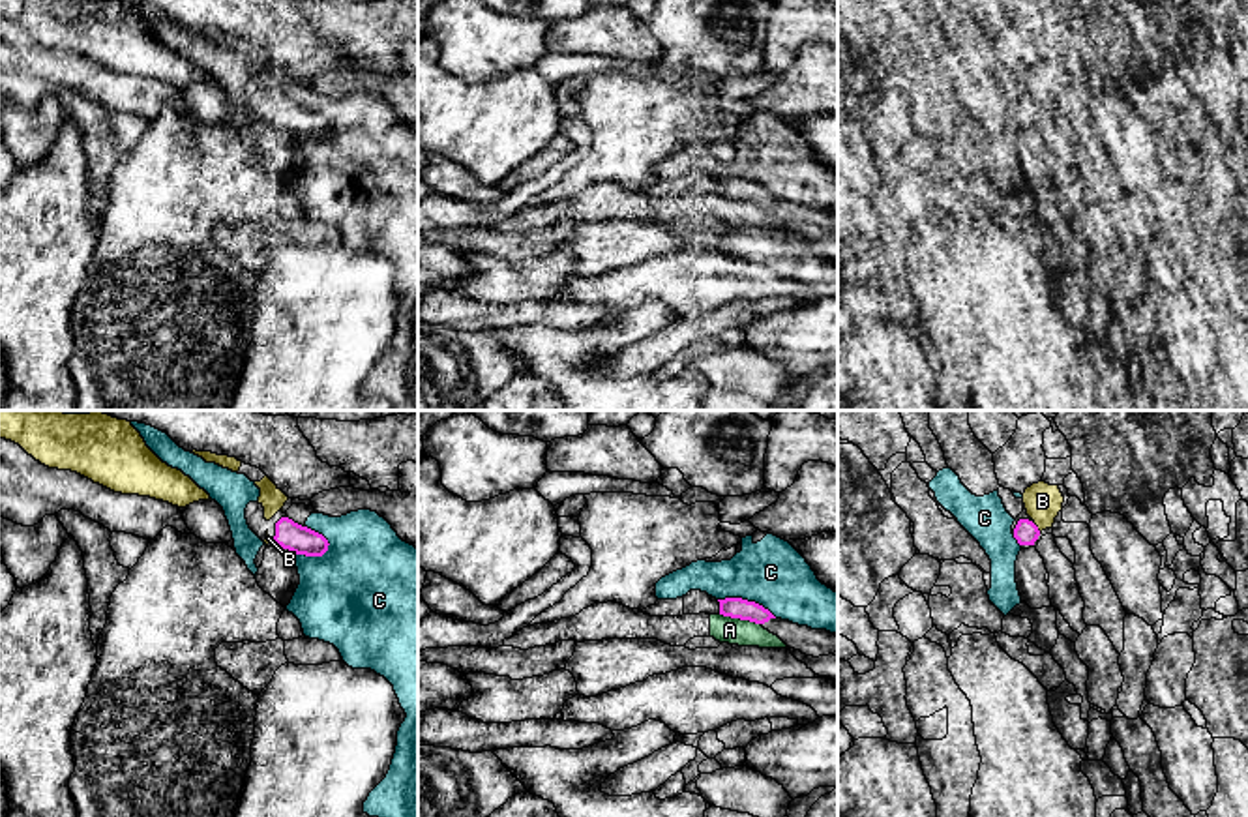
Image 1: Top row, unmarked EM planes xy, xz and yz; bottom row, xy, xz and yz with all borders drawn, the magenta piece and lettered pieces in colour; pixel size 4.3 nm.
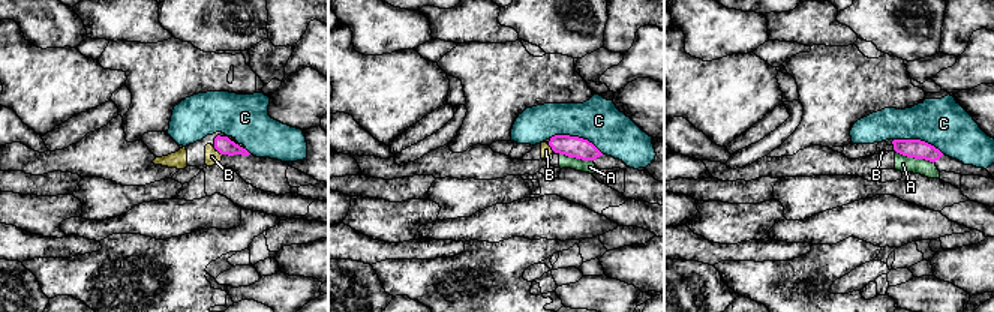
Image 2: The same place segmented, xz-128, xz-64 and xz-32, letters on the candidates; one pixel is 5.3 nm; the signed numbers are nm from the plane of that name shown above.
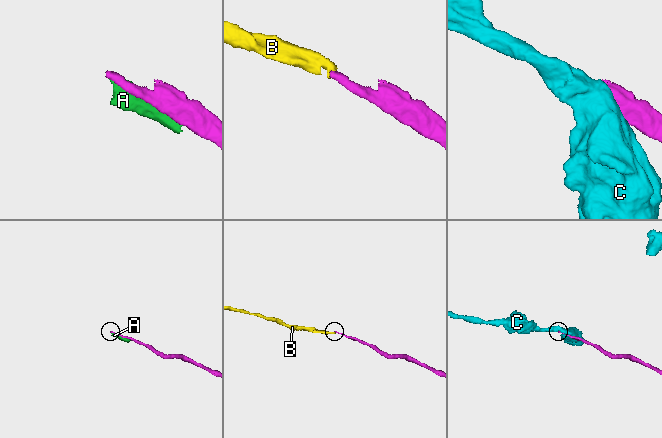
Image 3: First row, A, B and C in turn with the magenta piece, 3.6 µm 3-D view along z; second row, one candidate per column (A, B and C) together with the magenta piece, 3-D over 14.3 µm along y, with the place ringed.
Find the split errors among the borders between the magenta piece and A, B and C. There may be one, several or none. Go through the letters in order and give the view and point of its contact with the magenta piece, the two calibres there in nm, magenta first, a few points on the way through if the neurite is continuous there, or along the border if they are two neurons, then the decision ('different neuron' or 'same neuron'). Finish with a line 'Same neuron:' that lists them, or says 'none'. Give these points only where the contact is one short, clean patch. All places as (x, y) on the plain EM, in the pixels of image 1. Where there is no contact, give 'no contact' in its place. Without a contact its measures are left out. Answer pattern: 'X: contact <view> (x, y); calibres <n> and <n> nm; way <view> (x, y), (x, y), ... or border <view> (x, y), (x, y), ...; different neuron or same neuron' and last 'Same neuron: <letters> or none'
A: contact xz (741, 199); calibres 90 and 110 nm; different neuron
B: contact yz (1037, 109); calibres 100 and 160 nm; same neuron
C: contact xy (325, 118); calibres 120 and 420 nm; different neuron
Same neuron: B

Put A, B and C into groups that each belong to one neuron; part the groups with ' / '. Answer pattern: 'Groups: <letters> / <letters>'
Groups: A / B / C

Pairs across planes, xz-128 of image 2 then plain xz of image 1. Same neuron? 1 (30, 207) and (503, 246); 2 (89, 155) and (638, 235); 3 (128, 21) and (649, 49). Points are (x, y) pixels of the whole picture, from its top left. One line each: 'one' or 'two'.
1: two
2: two
3: one

